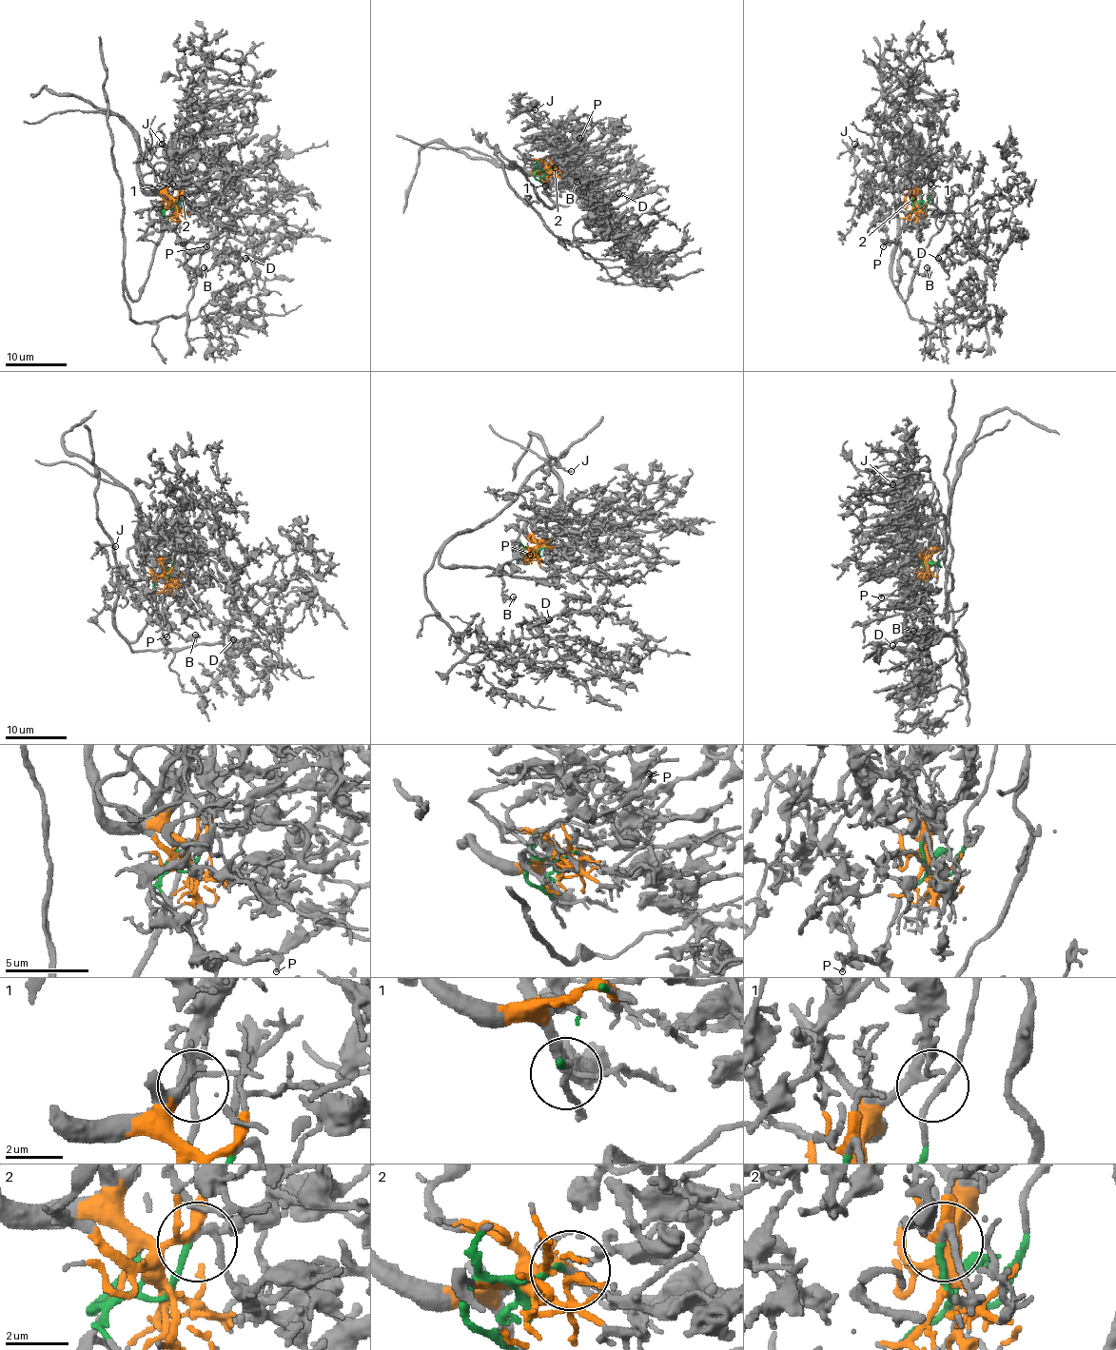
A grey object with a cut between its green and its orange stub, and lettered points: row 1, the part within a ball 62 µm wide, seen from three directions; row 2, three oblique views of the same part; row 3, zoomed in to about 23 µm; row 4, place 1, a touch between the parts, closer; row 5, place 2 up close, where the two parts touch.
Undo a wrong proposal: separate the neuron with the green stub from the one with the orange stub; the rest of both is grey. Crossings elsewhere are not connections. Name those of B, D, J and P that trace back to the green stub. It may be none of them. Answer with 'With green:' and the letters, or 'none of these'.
With green: B, D, J, P

